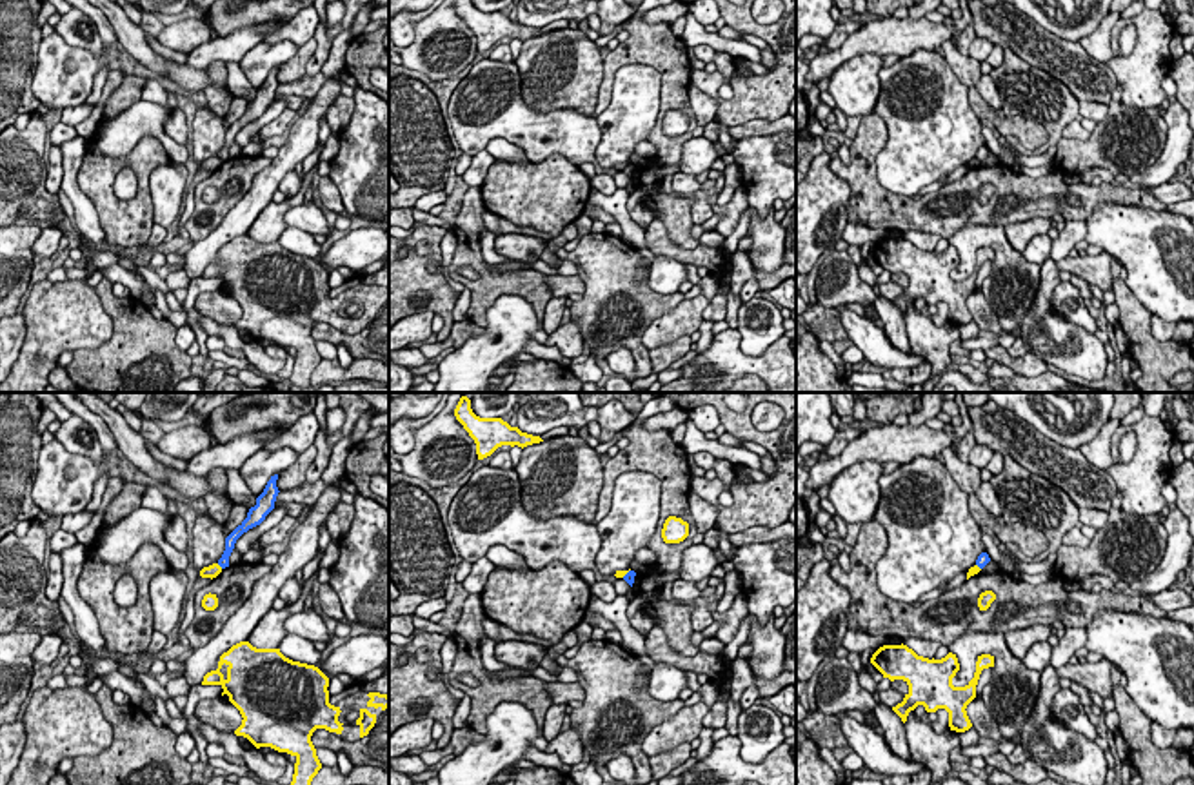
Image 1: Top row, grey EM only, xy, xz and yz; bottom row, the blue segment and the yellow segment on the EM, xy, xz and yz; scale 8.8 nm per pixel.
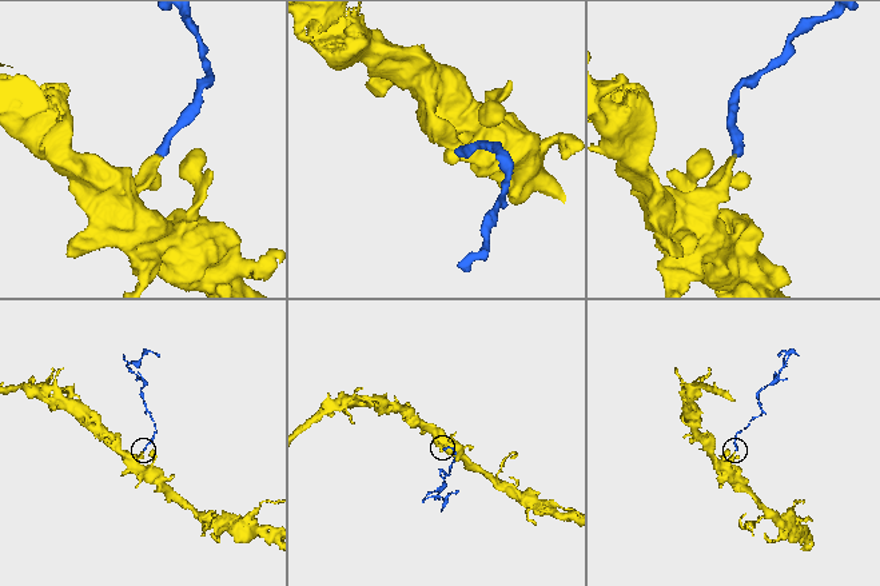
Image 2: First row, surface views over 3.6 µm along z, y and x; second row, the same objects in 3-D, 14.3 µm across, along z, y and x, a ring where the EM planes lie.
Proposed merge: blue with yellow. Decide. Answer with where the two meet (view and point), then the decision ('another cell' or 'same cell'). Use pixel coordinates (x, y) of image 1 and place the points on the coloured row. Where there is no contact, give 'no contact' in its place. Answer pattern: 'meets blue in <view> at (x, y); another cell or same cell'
meets blue in xy at (220, 566); another cell

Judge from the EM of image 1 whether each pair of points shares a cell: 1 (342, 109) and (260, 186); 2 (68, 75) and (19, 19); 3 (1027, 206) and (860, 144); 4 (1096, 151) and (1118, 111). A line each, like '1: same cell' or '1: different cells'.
1: different cells
2: different cells
3: same cell
4: same cell

